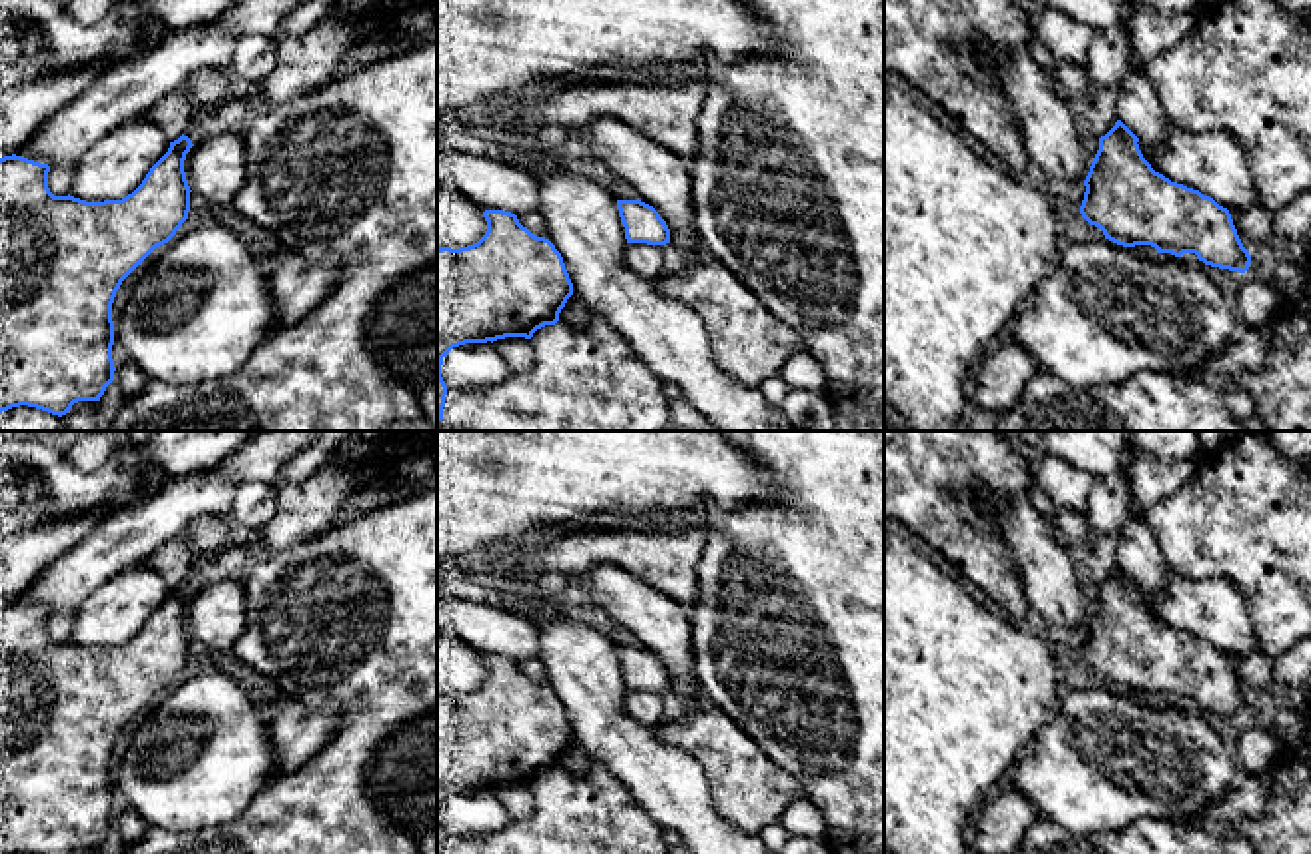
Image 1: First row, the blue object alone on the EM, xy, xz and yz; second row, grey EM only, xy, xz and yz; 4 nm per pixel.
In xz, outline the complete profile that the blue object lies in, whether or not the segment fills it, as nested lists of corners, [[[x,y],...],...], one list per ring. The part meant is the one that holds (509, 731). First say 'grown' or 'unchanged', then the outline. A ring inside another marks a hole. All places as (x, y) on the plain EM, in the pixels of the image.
unchanged; [[[485,656],[485,682],[467,694],[437,696],[437,854],[445,854],[447,832],[441,824],[443,804],[465,790],[505,784],[531,786],[545,772],[555,772],[573,730],[555,692],[523,674],[515,660]]]

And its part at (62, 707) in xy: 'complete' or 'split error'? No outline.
complete

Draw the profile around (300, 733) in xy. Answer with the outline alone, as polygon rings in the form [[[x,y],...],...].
[[[293,704],[267,722],[271,746],[279,760],[279,772],[289,774],[311,760],[343,726],[339,708],[307,708]]]

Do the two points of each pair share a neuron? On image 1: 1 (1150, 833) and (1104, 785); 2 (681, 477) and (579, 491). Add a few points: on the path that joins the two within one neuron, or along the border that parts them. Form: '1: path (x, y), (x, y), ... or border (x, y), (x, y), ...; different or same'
1: border (1186, 821), (1138, 819), (1122, 829), (1092, 833); different
2: path (655, 477), (605, 477); same

